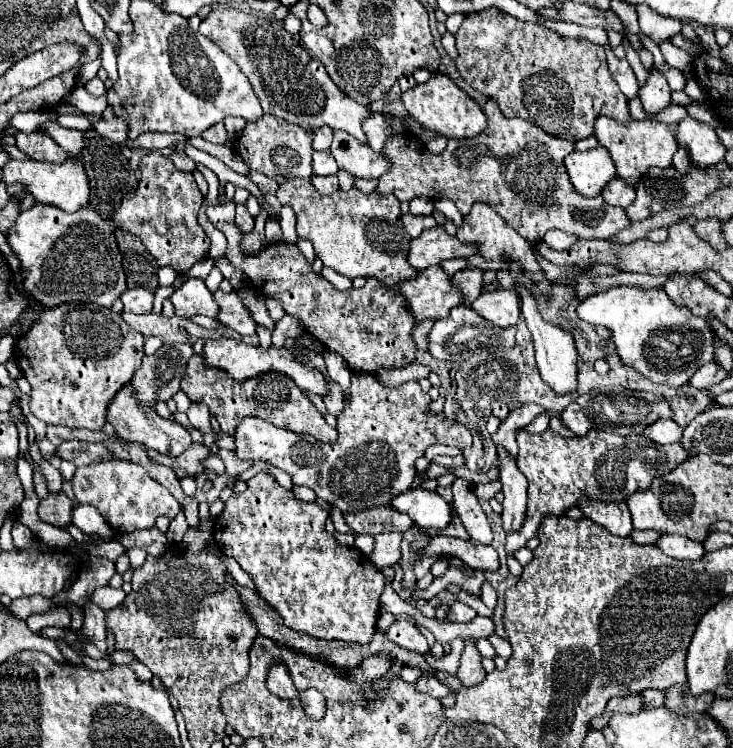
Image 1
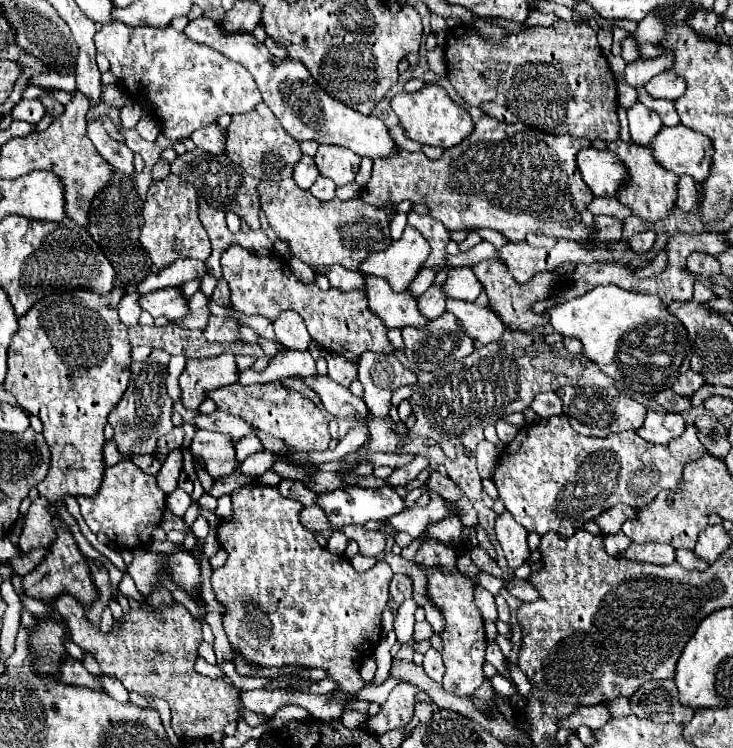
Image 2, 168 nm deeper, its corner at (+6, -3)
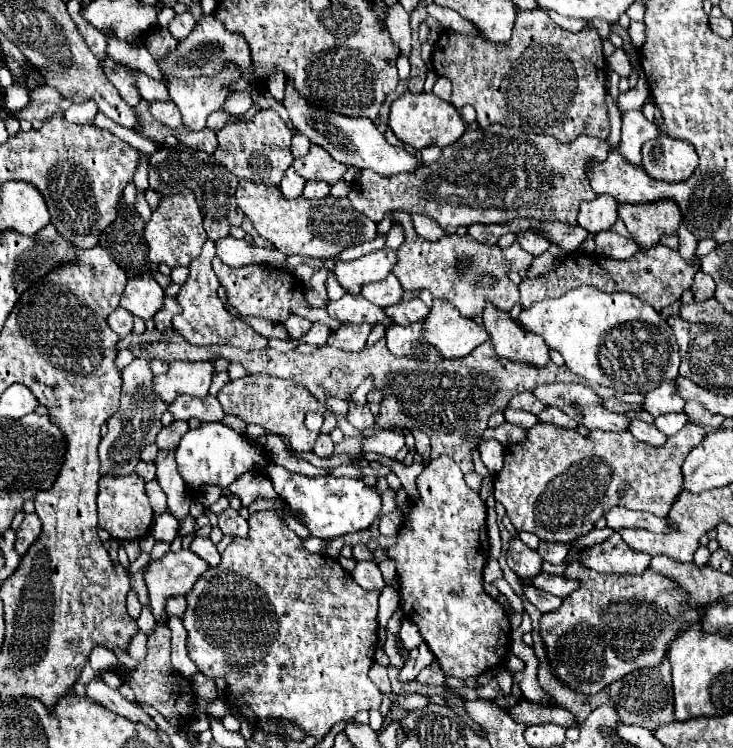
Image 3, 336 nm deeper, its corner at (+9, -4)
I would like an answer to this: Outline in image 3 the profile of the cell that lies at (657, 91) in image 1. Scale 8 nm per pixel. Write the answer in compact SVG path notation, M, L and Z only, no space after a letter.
M632 110L632 112L624 112L622 114L622 140L618 146L618 152L632 164L640 164L642 162L642 154L640 148L646 140L656 138L658 126L656 122L646 120L646 116L640 110Z

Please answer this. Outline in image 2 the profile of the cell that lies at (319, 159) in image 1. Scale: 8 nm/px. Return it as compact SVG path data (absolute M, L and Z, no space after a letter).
M303 155L303 157L299 159L299 163L295 165L295 169L293 169L293 181L295 181L301 189L309 189L309 187L315 183L317 177L319 177L319 173L317 173L317 169L315 169L313 157Z

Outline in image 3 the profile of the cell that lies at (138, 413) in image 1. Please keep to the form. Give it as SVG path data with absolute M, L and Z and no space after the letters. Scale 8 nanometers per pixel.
M176 420L170 428L162 428L162 432L156 438L156 446L160 450L172 450L178 446L180 438L188 432L188 424L182 420Z

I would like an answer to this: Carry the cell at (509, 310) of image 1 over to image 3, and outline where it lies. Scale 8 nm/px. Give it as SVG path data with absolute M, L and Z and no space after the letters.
M434 298L432 312L424 320L424 338L436 346L444 358L468 356L476 346L490 340L484 326L472 318L464 318L442 298Z

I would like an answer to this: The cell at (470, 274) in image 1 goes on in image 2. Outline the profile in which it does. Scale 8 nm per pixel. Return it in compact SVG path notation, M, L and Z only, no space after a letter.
M431 285L423 295L417 297L417 309L423 317L437 319L445 311L445 295L437 285Z

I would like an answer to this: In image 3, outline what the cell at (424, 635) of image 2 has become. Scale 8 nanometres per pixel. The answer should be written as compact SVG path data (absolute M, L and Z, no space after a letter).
M404 620L402 630L400 630L398 636L400 636L402 644L406 646L406 650L412 650L412 648L416 648L424 642L422 636L420 636L420 630L416 630L416 624L412 624L412 622L408 622L408 620Z

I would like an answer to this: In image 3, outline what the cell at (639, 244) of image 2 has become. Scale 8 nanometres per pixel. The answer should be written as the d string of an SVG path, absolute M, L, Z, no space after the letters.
M604 230L600 234L594 236L596 242L596 252L616 258L616 260L628 260L632 258L640 248L636 246L636 242L632 242L632 238L624 238L620 234L616 234L614 230Z

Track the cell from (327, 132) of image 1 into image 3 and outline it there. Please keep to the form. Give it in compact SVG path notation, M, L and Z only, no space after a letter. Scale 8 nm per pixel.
M294 134L292 136L292 154L294 154L294 158L300 158L300 156L308 154L308 150L310 150L308 138L302 136L302 134Z

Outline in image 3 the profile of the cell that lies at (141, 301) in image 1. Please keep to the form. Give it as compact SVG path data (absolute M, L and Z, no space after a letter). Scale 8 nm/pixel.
M116 308L116 310L110 314L108 324L110 324L110 328L112 328L120 338L126 338L126 336L132 332L132 320L134 320L134 316L128 314L128 310Z

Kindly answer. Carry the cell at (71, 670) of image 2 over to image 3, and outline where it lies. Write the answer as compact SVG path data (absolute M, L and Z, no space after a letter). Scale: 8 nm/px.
M100 678L90 680L88 686L84 686L84 688L86 688L86 696L88 696L88 698L92 698L94 702L98 702L98 704L110 708L112 712L116 712L116 714L120 714L120 716L124 716L124 718L128 718L128 720L134 720L134 722L144 722L144 724L150 726L152 730L158 728L156 722L154 722L138 704L134 704L134 702L122 698L122 694L120 694L118 690L106 686Z

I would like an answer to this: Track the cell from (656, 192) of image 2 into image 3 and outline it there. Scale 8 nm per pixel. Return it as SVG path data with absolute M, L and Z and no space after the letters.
M648 202L640 206L620 204L618 216L642 250L658 244L662 234L674 234L682 222L676 202Z

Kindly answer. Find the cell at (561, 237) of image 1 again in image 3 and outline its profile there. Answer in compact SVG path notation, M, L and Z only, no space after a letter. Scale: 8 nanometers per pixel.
M520 234L520 236L518 236L518 244L520 244L526 252L530 252L532 256L544 254L544 252L548 250L548 246L550 246L548 240L538 238L538 236L534 236L534 234Z

